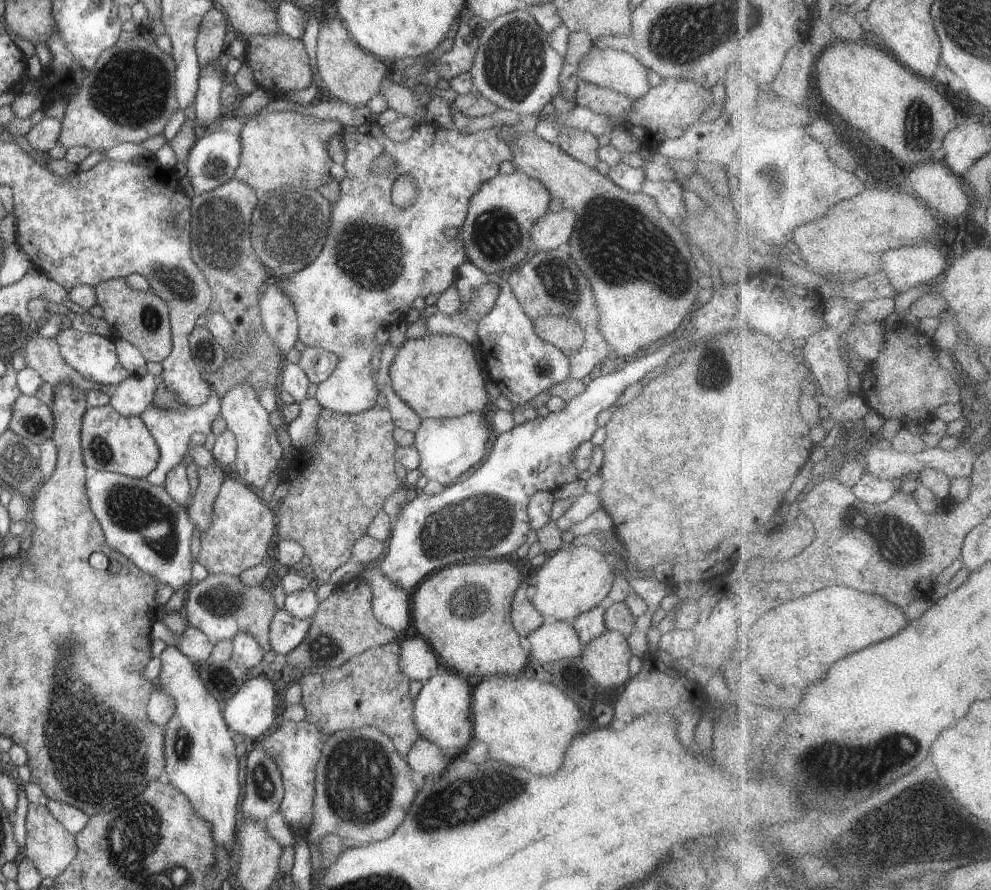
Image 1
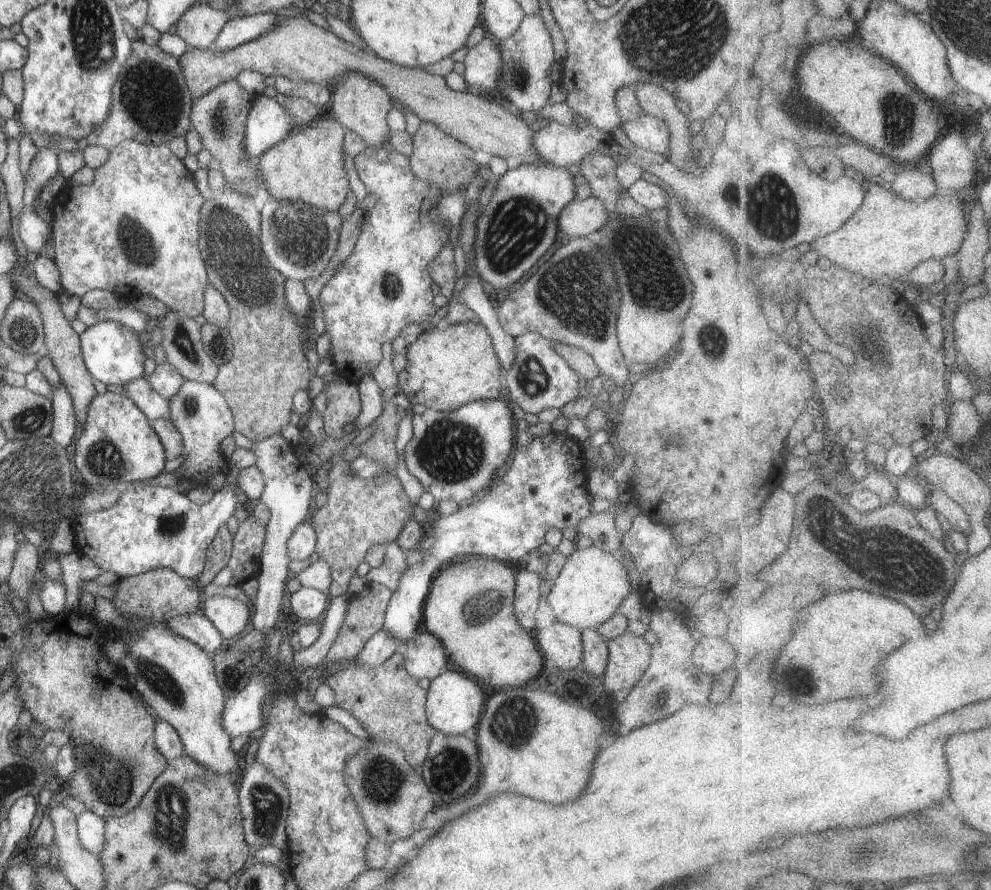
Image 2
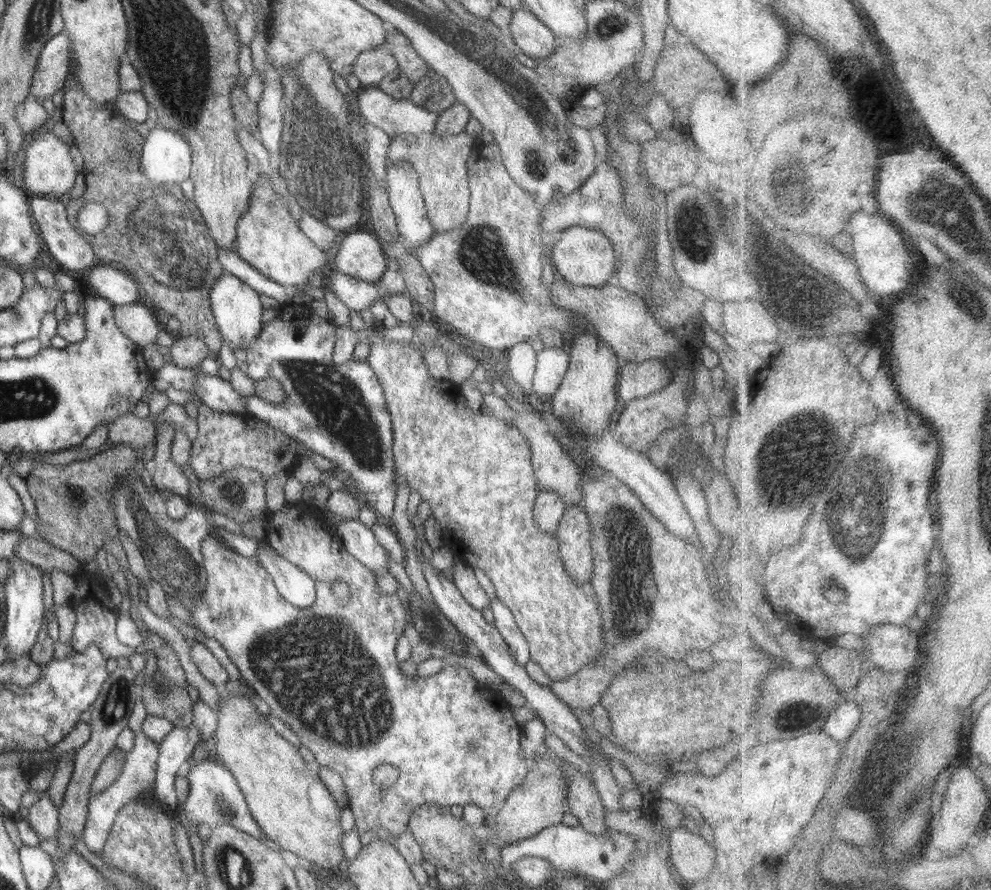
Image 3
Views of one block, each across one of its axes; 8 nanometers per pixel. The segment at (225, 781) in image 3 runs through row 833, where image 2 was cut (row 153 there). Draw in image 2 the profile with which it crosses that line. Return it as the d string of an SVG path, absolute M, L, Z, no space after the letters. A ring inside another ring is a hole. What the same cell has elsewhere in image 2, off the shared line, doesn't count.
M268 93L254 98L252 110L246 119L244 148L246 156L259 158L268 148L280 144L294 129L292 118L286 108L278 101L278 97L270 97Z

